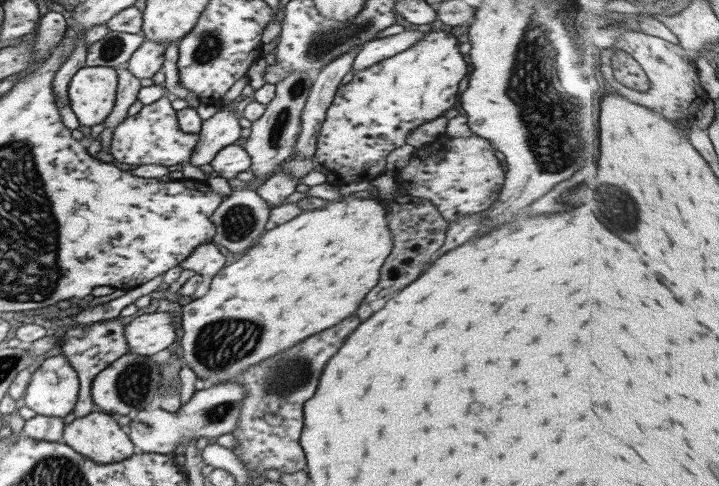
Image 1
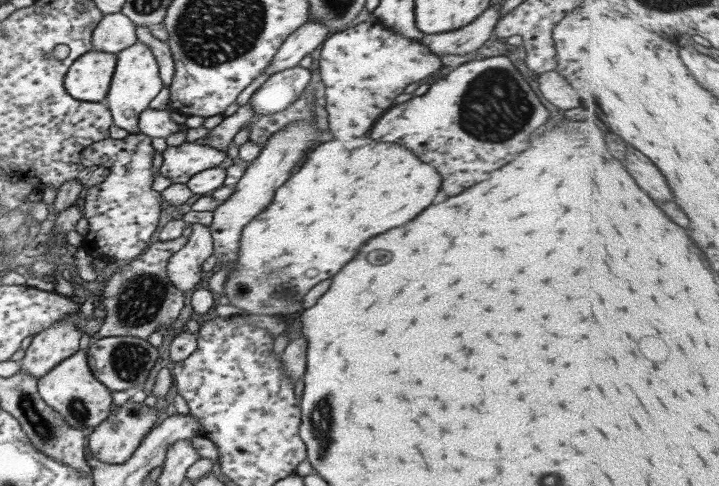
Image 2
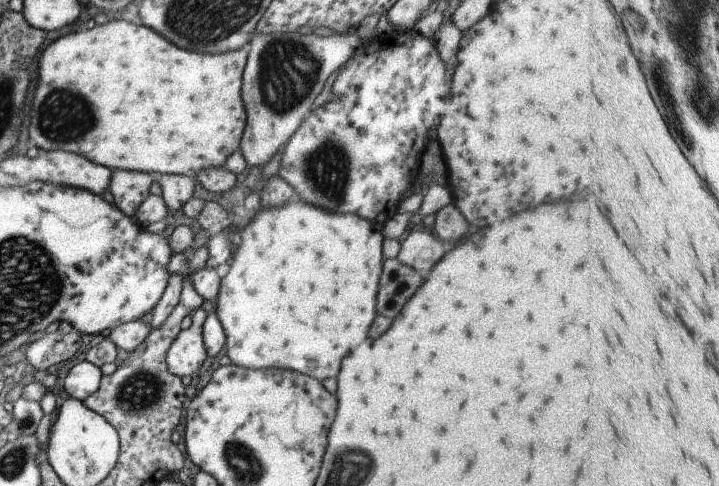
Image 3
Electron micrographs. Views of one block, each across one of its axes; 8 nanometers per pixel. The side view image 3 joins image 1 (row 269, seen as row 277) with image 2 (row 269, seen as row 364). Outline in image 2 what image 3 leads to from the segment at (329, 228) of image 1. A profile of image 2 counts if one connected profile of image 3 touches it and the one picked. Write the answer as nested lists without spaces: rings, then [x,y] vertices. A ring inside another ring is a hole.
[[[357,138],[349,142],[329,140],[317,144],[307,152],[300,170],[277,189],[268,206],[241,231],[236,266],[223,283],[222,304],[231,304],[243,315],[274,315],[293,320],[303,310],[303,294],[319,280],[325,280],[347,264],[355,250],[371,236],[395,228],[415,218],[431,204],[439,190],[441,177],[434,168],[419,162],[409,150],[389,142],[373,142],[371,138]]]

